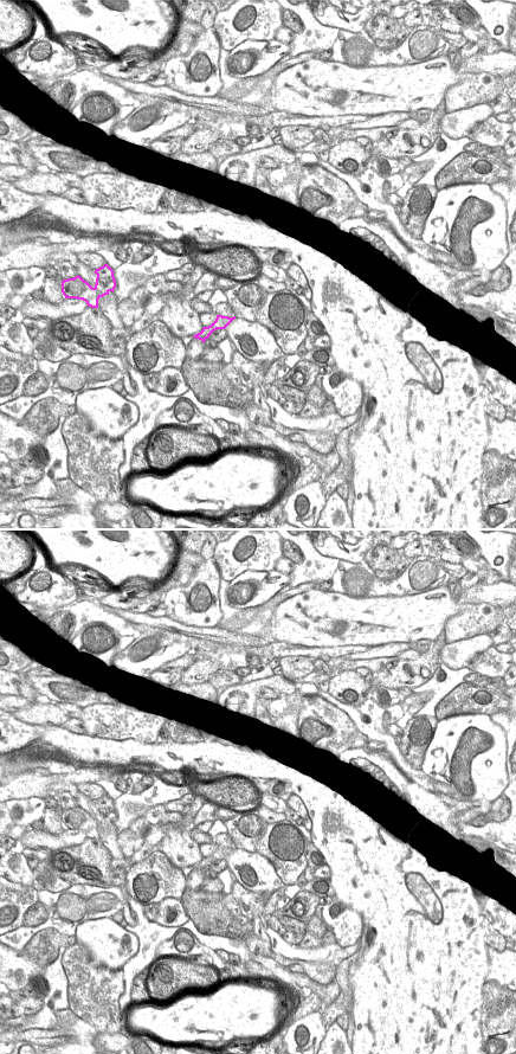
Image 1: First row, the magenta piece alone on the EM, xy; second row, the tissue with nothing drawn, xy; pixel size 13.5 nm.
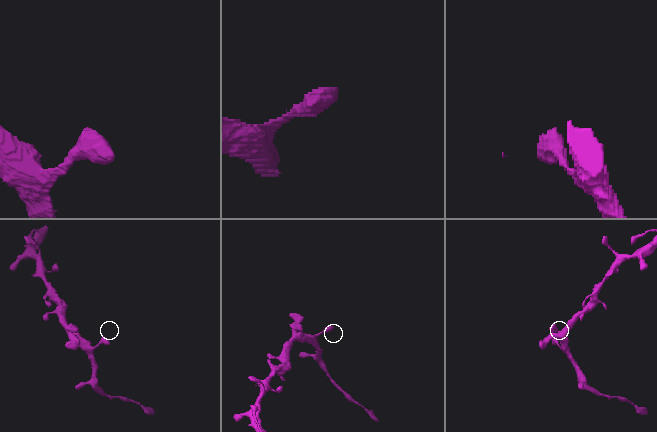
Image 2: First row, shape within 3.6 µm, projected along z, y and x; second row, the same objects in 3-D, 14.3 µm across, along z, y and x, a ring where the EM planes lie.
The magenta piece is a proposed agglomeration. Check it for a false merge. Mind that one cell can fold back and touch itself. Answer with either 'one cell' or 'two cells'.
one cell

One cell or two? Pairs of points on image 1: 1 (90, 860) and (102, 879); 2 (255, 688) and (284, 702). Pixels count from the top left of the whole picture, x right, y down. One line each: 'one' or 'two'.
1: one
2: two

